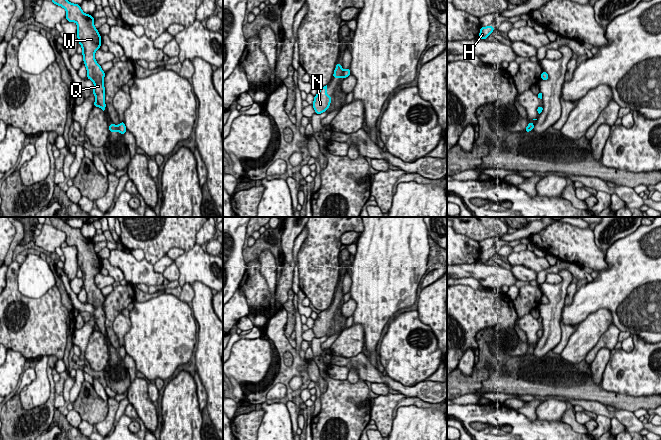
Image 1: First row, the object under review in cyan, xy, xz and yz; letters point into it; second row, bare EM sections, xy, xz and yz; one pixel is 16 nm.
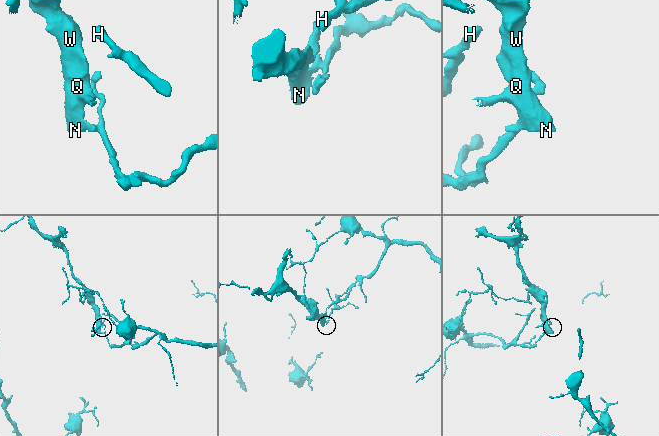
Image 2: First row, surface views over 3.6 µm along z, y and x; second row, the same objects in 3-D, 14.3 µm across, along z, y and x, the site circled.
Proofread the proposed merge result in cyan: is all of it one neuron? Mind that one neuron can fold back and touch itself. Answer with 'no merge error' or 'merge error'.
merge error

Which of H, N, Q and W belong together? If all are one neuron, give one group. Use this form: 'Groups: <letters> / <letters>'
Groups: H / N Q W

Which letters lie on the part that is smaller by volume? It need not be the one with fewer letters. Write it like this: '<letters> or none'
N, Q, W

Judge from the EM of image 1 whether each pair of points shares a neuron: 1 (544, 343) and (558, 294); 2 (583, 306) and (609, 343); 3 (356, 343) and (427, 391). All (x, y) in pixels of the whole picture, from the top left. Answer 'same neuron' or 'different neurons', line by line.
1: same neuron
2: different neurons
3: different neurons

